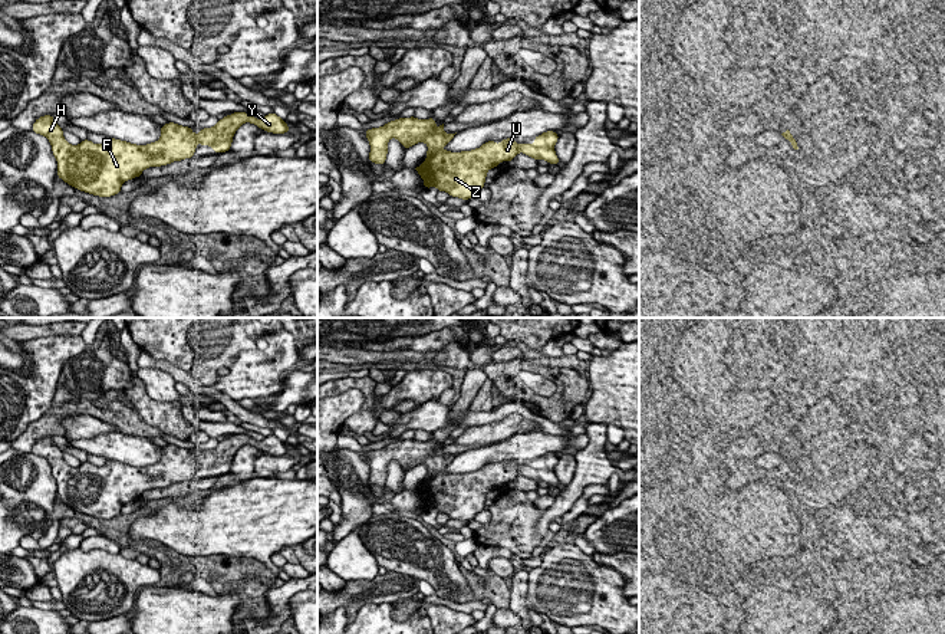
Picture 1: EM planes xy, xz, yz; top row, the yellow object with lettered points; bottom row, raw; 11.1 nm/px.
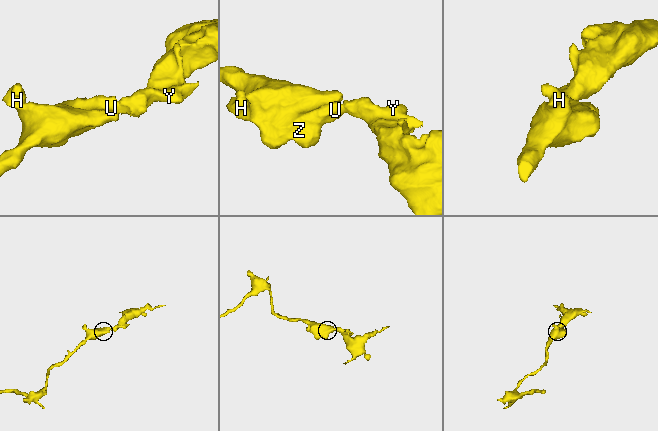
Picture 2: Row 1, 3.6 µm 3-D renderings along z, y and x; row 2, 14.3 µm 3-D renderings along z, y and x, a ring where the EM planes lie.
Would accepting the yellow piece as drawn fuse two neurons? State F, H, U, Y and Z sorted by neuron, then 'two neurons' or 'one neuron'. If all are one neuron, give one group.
groups F H U Y Z; one neuron

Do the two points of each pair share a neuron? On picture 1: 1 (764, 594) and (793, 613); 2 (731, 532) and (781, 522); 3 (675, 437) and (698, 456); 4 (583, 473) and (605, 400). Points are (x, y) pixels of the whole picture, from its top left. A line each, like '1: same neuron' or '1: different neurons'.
1: same neuron
2: same neuron
3: same neuron
4: different neurons

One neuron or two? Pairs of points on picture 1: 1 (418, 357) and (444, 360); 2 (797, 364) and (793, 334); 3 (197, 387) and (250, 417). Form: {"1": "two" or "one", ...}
{"1": "one", "2": "one", "3": "one"}

